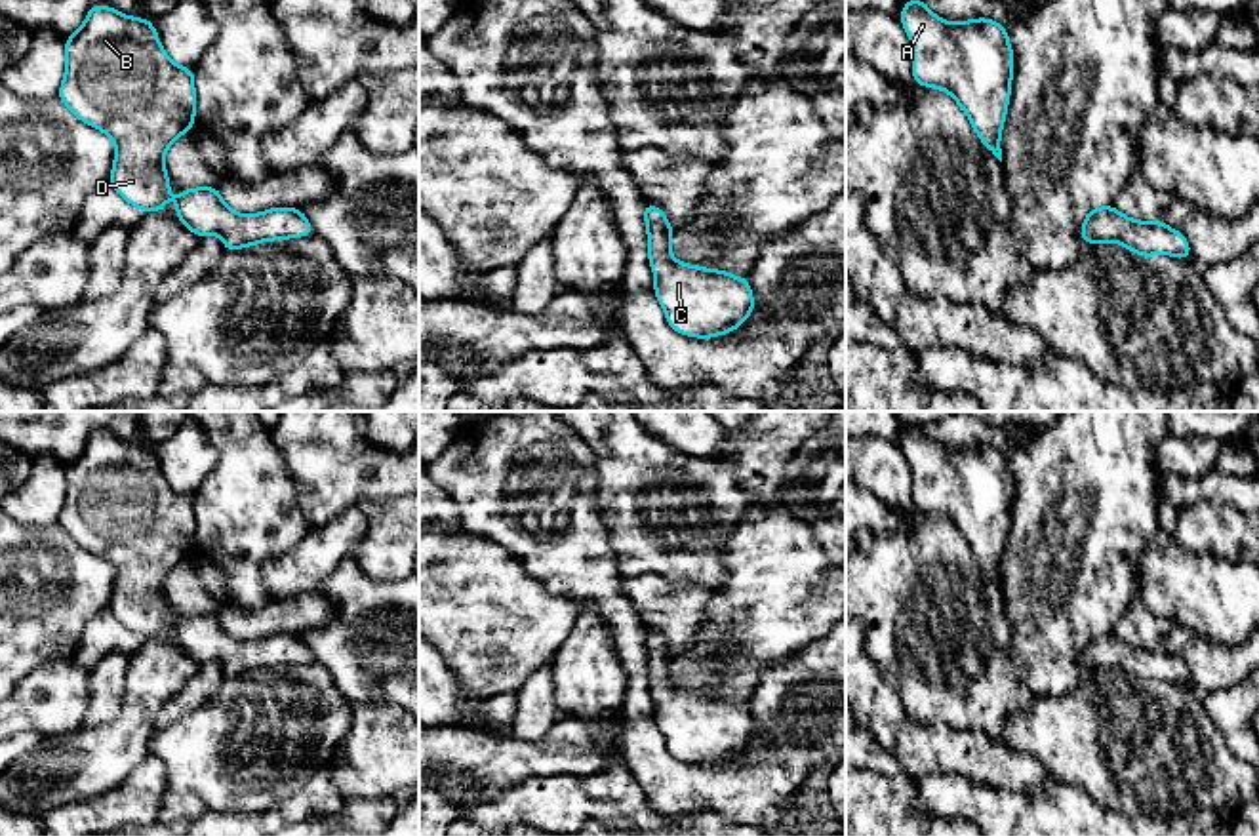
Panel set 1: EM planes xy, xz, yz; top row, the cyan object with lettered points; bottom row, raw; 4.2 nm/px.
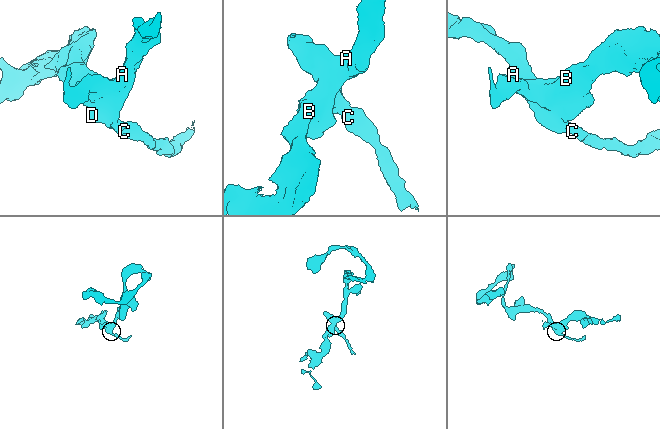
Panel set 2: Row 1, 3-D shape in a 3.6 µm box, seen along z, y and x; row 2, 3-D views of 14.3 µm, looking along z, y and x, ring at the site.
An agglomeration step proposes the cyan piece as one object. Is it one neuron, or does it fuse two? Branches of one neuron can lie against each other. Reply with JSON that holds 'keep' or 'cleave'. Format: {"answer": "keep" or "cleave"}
{"answer": "keep"}

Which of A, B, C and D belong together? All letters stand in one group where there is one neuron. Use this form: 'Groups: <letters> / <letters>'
Groups: A B C D

